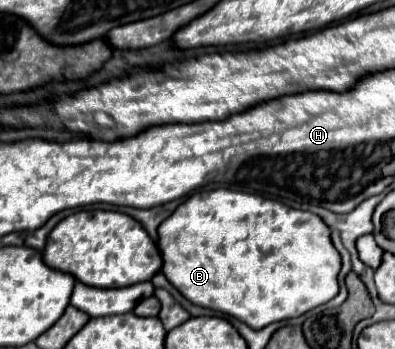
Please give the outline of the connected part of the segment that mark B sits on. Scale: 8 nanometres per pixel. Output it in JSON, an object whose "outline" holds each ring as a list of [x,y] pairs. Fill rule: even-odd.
{"outline":[[[231,189],[199,191],[181,203],[159,227],[159,251],[163,255],[161,271],[191,303],[221,311],[253,329],[261,329],[275,321],[299,317],[337,295],[341,257],[329,235],[329,227],[311,211],[293,209],[275,199]]]}

